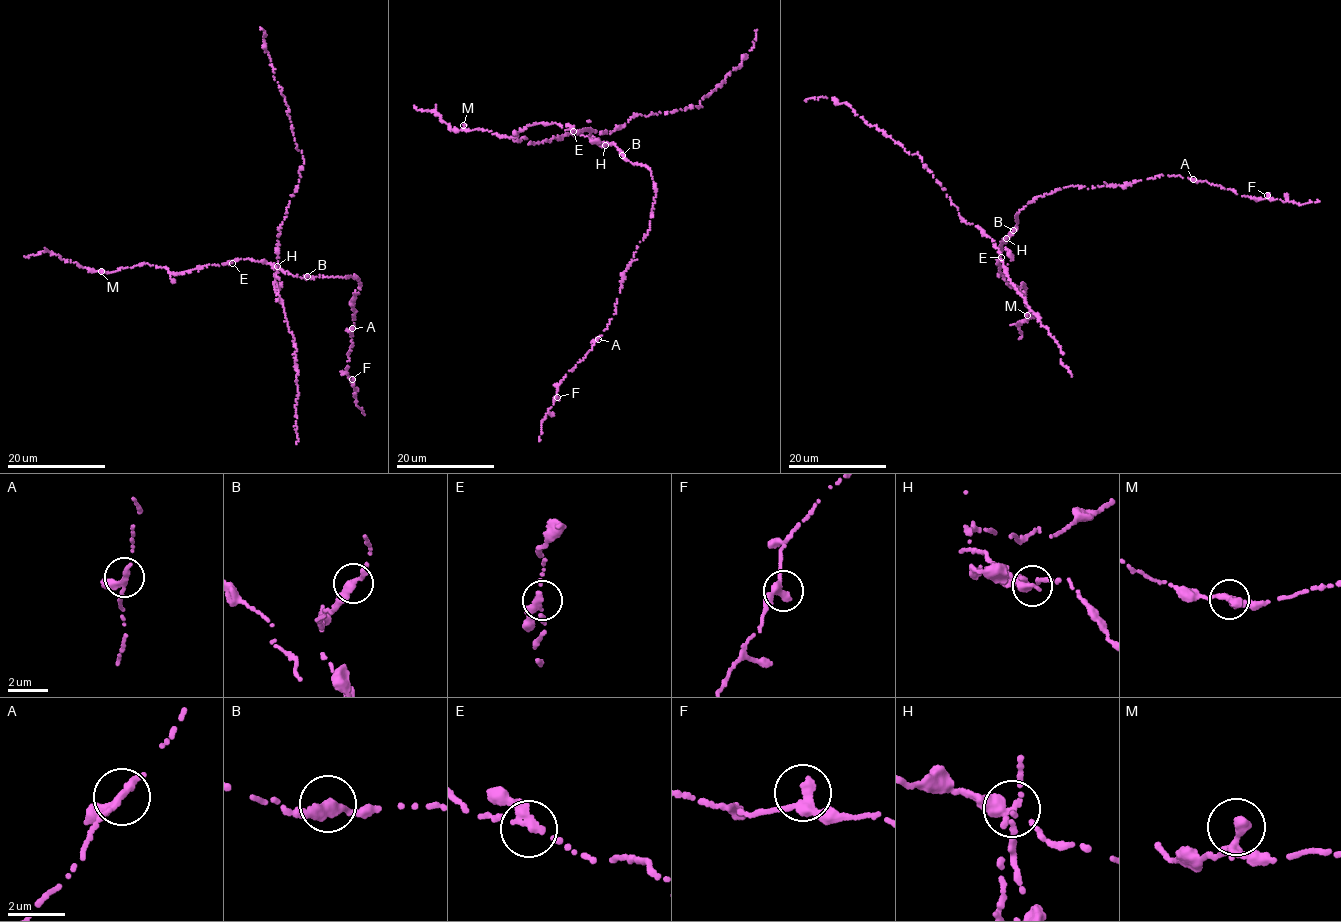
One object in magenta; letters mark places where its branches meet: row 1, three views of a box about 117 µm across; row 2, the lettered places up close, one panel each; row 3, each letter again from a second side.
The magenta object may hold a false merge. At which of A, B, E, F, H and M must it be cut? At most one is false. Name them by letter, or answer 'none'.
H

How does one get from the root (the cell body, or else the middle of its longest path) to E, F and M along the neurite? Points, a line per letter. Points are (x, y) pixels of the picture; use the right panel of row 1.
E: (1018, 224), (1002, 242), (1001, 257)
F: (1018, 224), (1016, 216), (1025, 205), (1058, 189), (1128, 185), (1160, 175), (1207, 182), (1258, 200), (1267, 195)
M: (1018, 224), (1000, 245), (999, 270), (1013, 287), (1025, 285), (1024, 299), (1031, 311), (1027, 315)

